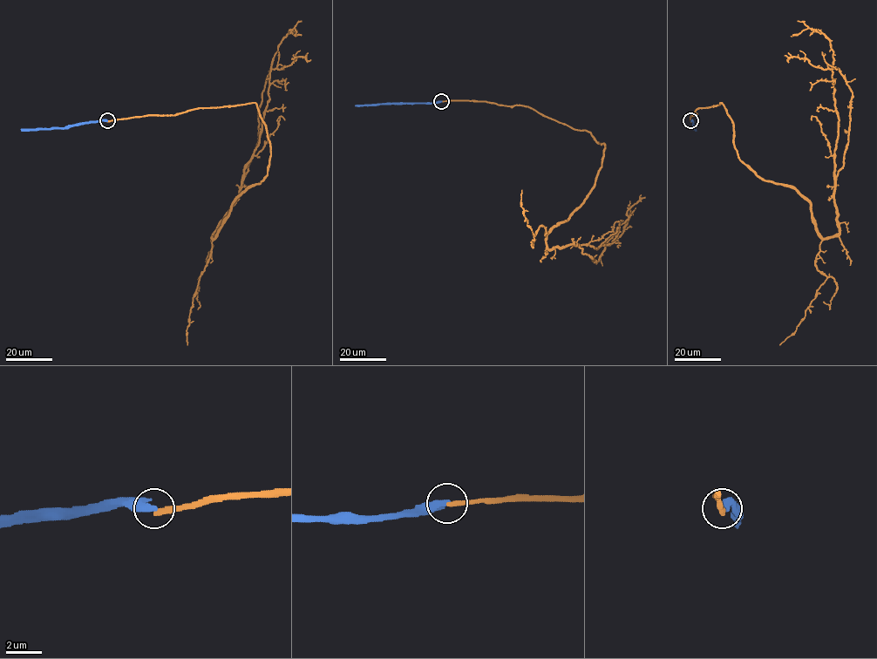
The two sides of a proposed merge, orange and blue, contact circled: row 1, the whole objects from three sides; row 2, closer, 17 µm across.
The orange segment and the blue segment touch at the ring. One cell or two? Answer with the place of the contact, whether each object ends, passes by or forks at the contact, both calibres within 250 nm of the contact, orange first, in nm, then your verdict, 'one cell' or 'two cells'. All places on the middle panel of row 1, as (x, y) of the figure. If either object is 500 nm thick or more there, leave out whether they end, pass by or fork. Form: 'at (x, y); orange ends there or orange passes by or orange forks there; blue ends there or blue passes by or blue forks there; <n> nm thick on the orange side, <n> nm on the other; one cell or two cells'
at (441, 101); orange ends there; blue ends there; 280 nm thick on the orange side, 440 nm on the other; two cells

